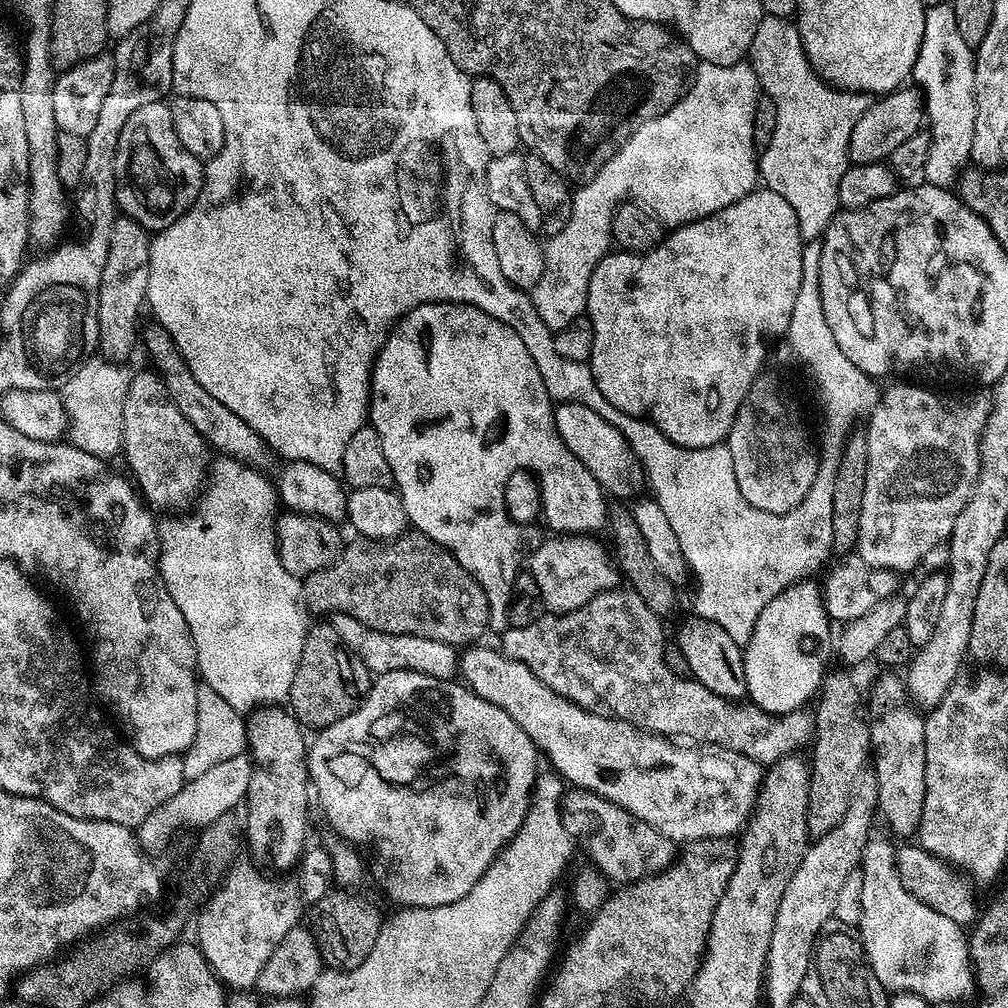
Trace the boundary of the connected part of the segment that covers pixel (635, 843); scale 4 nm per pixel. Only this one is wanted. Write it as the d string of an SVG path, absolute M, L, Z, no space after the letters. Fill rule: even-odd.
M565 791L564 800L560 803L560 813L562 814L562 823L578 845L579 851L581 848L593 860L589 861L596 870L600 871L613 885L623 886L632 884L636 880L645 880L647 876L656 876L658 873L666 871L678 855L678 848L673 840L666 838L658 830L654 830L654 826L634 818L634 814L622 810L614 802L610 802L593 792Z

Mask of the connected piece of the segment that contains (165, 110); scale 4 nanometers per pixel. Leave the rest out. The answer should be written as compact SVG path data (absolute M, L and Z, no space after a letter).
M164 100L134 110L130 122L122 126L114 158L114 178L117 209L152 234L178 222L198 198L204 185L204 164L178 142L172 109Z

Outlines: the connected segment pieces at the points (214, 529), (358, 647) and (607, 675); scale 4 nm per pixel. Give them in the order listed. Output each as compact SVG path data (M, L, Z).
M216 459L211 461L210 479L191 511L179 518L164 518L159 521L160 563L158 575L164 584L164 589L170 594L172 604L178 606L178 610L182 610L182 618L186 618L186 626L190 626L190 638L194 638L199 679L208 684L234 710L241 714L249 714L256 709L283 705L287 701L290 686L294 686L294 674L298 674L298 662L302 662L302 646L306 642L306 634L310 627L310 613L304 606L304 586L301 577L291 576L286 571L276 549L274 517L278 512L278 489L275 483L265 473L257 471L252 476L236 476L236 466L230 466L227 459Z
M333 612L330 616L332 629L342 638L346 647L367 666L369 673L379 674L390 670L410 670L433 676L439 680L452 680L458 672L458 652L446 642L434 642L430 638L418 638L410 634L386 634L370 626L362 626L350 614Z
M613 590L610 592L599 592L594 598L590 598L590 602L586 602L586 606L582 606L573 612L562 612L559 614L543 614L539 618L531 622L528 626L521 628L507 627L499 637L498 644L502 651L511 658L522 662L529 668L534 675L542 682L546 682L546 686L550 686L550 690L554 690L554 694L562 694L562 698L566 698L570 702L574 702L578 707L593 712L599 716L607 716L613 720L625 720L627 724L633 724L637 730L646 732L654 732L657 736L665 738L684 738L680 736L689 736L689 741L699 742L704 746L715 746L718 748L729 748L731 752L741 752L746 758L750 758L755 764L767 766L773 764L775 760L780 760L784 756L790 756L801 751L800 747L807 745L814 736L814 716L811 711L801 710L799 712L787 712L781 716L772 716L768 712L756 707L751 702L733 702L723 700L720 696L714 694L710 690L706 690L706 686L702 686L697 680L676 679L674 674L666 668L666 662L663 661L663 650L666 643L664 637L664 628L661 617L654 614L654 610L650 610L650 606L646 606L646 602L642 602L642 598L638 598L638 594L631 590Z

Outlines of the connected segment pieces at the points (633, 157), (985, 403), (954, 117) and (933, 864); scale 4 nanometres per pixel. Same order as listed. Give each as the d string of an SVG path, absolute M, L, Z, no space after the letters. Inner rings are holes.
M741 62L730 66L697 63L694 79L683 98L670 106L666 114L634 129L624 145L605 162L602 170L598 170L594 178L583 181L573 191L570 222L566 222L558 234L547 237L543 245L542 278L538 278L530 290L538 318L546 322L552 333L560 332L585 315L590 274L594 274L594 266L598 266L598 262L602 262L602 258L613 247L612 219L617 208L625 201L635 202L641 208L648 209L669 229L676 230L706 218L754 191L758 184L758 149L752 141L757 95L758 85L751 63Z
M896 382L893 388L879 393L878 399L871 405L870 415L867 417L866 427L866 490L862 493L862 506L858 518L858 538L855 551L870 568L881 568L897 574L905 574L911 568L919 569L930 550L943 545L954 530L954 518L962 514L966 502L972 499L972 492L976 489L978 474L980 473L980 439L984 433L984 424L988 421L990 400L980 392L968 392L965 396L939 396L931 392L931 387L921 386L916 382Z
M942 2L924 13L924 33L918 50L918 58L912 67L911 79L923 95L926 131L931 136L930 154L926 154L923 183L951 189L959 181L961 172L969 167L974 146L974 118L976 109L976 57L974 49L958 34L956 18L951 3Z
M904 842L896 848L896 869L898 878L902 878L902 886L918 902L926 902L930 910L938 910L950 922L961 926L975 925L978 919L978 907L976 908L976 892L974 881L971 876L960 871L959 868L947 864L942 858L930 854L919 843ZM973 888L973 889L972 889Z

